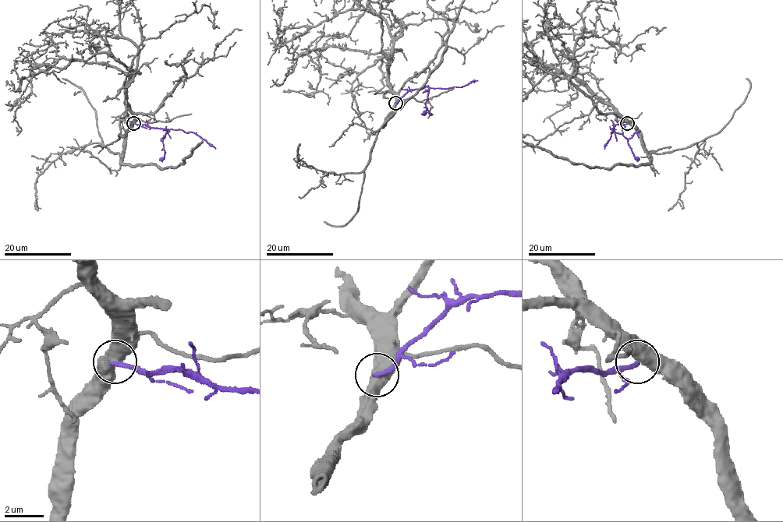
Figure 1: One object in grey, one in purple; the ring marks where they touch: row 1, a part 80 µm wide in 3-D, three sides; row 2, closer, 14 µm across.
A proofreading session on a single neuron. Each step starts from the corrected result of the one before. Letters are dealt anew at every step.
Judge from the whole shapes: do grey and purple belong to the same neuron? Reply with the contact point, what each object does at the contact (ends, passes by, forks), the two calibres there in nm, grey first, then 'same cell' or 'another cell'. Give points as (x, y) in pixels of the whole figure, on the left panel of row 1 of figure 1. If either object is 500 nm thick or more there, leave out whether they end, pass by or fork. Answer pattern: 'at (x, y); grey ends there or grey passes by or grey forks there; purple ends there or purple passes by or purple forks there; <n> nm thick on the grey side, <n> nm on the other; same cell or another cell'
at (133, 123); 550 nm thick on the grey side, 240 nm on the other; another cell

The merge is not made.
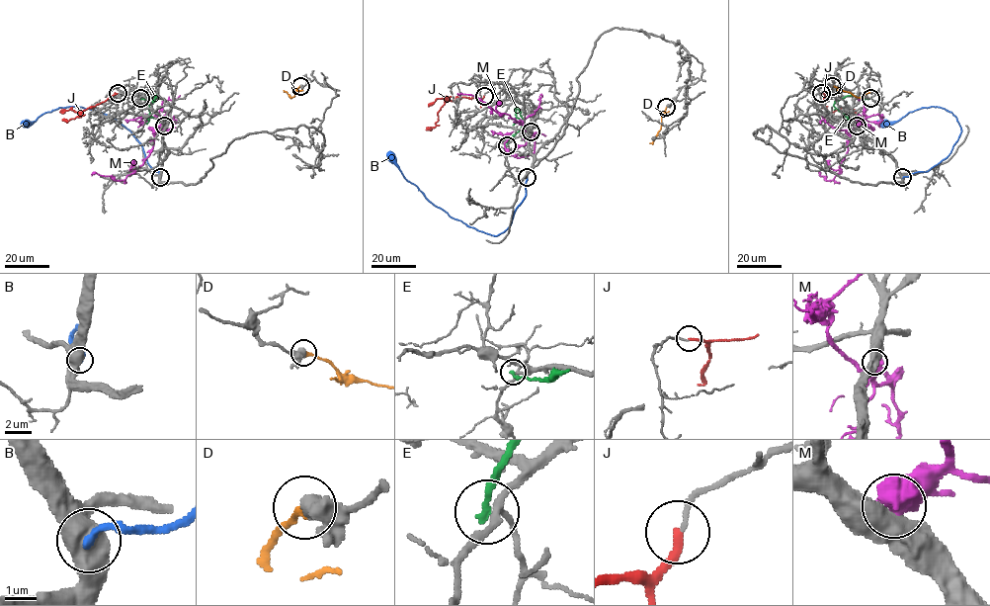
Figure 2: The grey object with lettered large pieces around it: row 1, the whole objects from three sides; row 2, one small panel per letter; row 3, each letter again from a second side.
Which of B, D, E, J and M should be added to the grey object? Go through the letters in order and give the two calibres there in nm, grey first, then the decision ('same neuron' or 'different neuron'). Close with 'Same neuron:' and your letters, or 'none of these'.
B: 600/240 nm | different neuron
D: 400/260 nm | same neuron
E: 200/220 nm | different neuron
J: 130/260 nm | different neuron
M: 550/800 nm | different neuron
Same neuron: D

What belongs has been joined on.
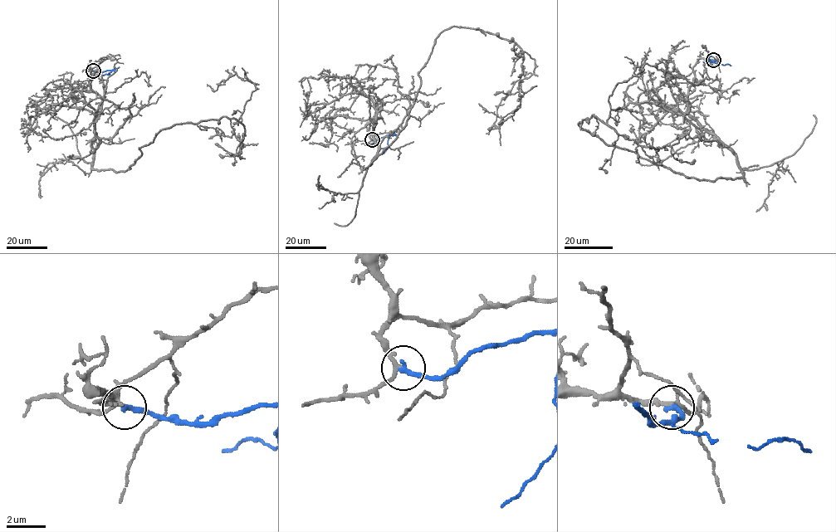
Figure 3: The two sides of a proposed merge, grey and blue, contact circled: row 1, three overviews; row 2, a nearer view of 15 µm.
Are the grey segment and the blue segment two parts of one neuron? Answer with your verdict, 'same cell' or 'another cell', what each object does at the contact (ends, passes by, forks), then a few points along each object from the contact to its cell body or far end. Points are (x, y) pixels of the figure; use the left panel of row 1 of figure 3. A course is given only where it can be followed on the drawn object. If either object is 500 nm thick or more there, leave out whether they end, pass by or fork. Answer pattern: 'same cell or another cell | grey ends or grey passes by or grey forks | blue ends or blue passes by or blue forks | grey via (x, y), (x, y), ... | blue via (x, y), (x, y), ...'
same cell | grey passes by | blue ends | grey via (92, 70), (98, 170), (128, 169), (174, 124), (242, 124), (255, 85), (236, 73), (207, 84) | blue via (92, 70), (111, 70), (108, 75), (103, 75)

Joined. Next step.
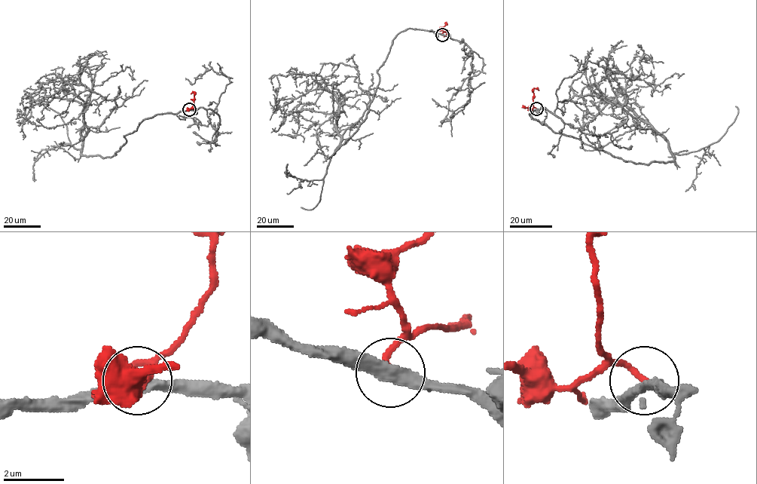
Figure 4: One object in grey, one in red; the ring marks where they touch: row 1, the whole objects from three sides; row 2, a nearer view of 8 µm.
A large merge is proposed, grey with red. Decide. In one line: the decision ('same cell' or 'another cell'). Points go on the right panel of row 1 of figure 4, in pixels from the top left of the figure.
same cell

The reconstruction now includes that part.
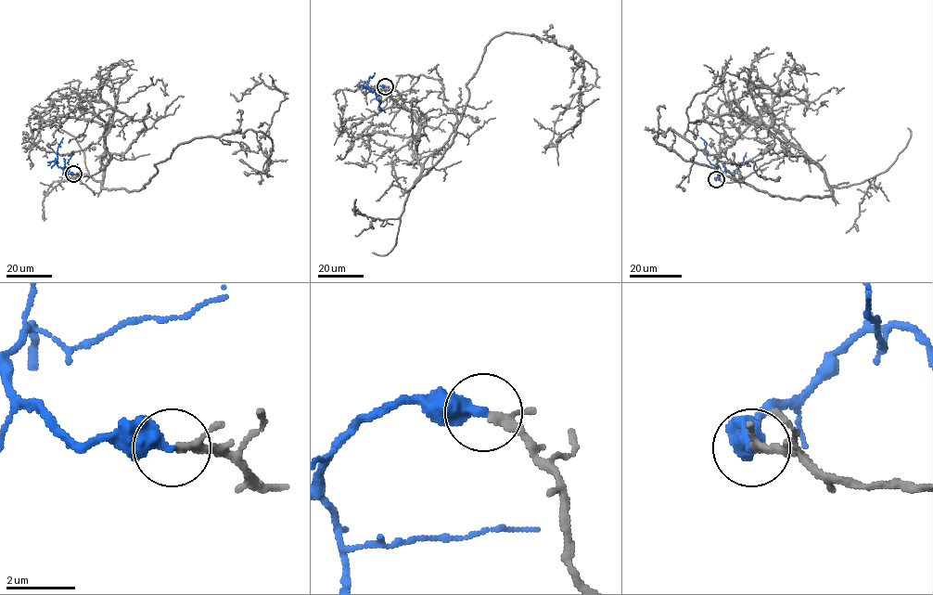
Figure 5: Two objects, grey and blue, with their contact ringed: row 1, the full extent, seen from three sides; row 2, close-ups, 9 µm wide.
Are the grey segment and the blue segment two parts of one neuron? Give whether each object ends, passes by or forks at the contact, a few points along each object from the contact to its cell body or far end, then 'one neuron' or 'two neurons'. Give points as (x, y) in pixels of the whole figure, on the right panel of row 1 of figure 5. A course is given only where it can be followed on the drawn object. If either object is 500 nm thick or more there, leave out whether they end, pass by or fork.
grey passes by; blue ends; course grey (716, 179), (795, 147), (830, 195), (772, 196), (654, 138), (683, 137), (726, 72), (792, 85); course blue (716, 179), (722, 171), (707, 159), (706, 143), (700, 137); one neuron

